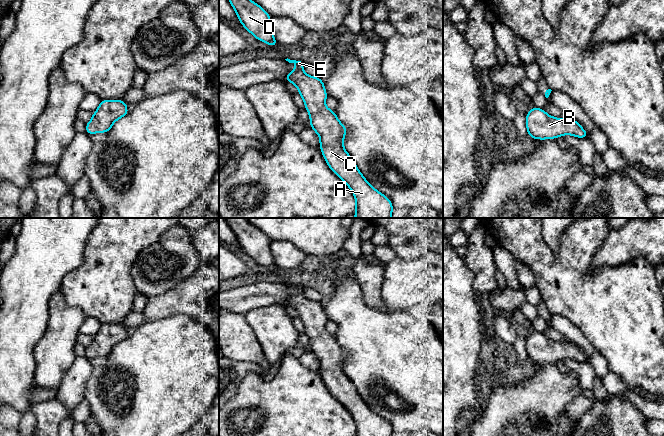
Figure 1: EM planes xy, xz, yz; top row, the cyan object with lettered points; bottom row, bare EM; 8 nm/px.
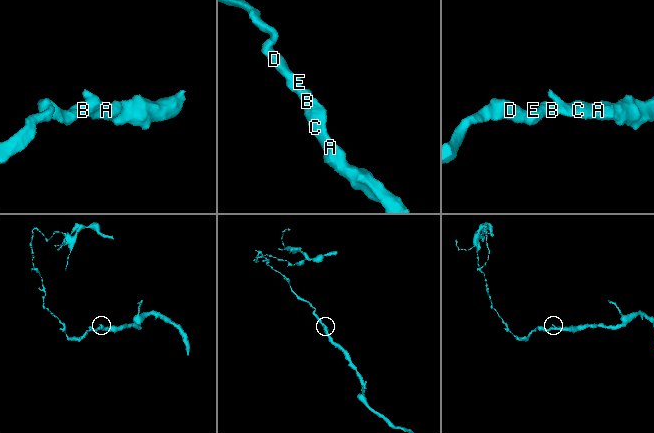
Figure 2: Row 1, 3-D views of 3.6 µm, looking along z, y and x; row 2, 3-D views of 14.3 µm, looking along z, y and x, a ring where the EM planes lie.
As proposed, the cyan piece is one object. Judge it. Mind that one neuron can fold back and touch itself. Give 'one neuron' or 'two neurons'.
one neuron

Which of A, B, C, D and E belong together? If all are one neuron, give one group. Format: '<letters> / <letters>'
A B C D E

